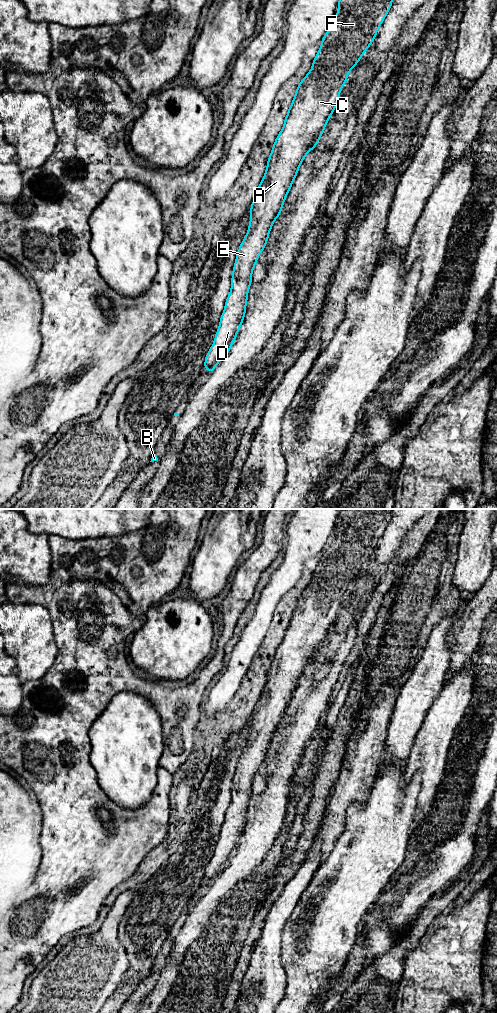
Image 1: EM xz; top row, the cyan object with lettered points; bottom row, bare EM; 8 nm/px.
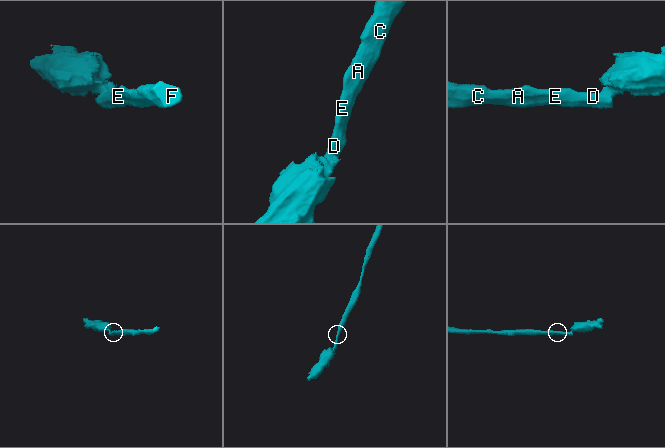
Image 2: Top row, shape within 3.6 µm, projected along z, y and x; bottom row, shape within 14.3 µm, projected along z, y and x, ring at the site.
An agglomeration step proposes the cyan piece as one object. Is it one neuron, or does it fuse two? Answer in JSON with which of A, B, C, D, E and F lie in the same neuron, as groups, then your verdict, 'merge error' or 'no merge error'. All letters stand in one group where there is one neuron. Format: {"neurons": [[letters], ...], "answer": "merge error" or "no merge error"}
{"neurons": [["A", "C", "D", "E", "F"], ["B"]], "answer": "merge error"}

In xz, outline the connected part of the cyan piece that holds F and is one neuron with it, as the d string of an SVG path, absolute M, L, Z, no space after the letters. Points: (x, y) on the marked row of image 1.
M338 0L338 13L328 32L321 40L321 47L313 59L311 70L301 80L288 109L284 125L274 141L266 172L250 207L250 221L246 236L239 246L233 267L231 290L225 302L214 343L205 357L204 369L210 371L223 352L229 352L245 318L248 291L252 272L260 253L268 241L274 221L282 207L305 156L316 147L328 120L334 112L342 87L349 72L360 61L375 39L380 25L388 14L393 0Z

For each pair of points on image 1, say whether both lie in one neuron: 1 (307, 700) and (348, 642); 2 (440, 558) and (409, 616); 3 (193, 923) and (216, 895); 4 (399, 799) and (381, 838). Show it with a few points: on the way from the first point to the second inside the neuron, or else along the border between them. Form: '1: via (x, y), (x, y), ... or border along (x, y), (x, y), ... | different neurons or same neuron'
1: via (322, 688), (334, 675), (335, 664), (340, 657) | same neuron
2: via (431, 572), (426, 587), (426, 594), (421, 602) | same neuron
3: via (199, 916), (209, 902) | same neuron
4: via (389, 809), (386, 821), (381, 828) | same neuron

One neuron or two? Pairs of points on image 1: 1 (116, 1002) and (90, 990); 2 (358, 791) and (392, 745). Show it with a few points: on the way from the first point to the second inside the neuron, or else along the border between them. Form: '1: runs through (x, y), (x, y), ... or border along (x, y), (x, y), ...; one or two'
1: border along (121, 979), (114, 992), (104, 1002); two
2: border along (386, 738), (376, 774); two

